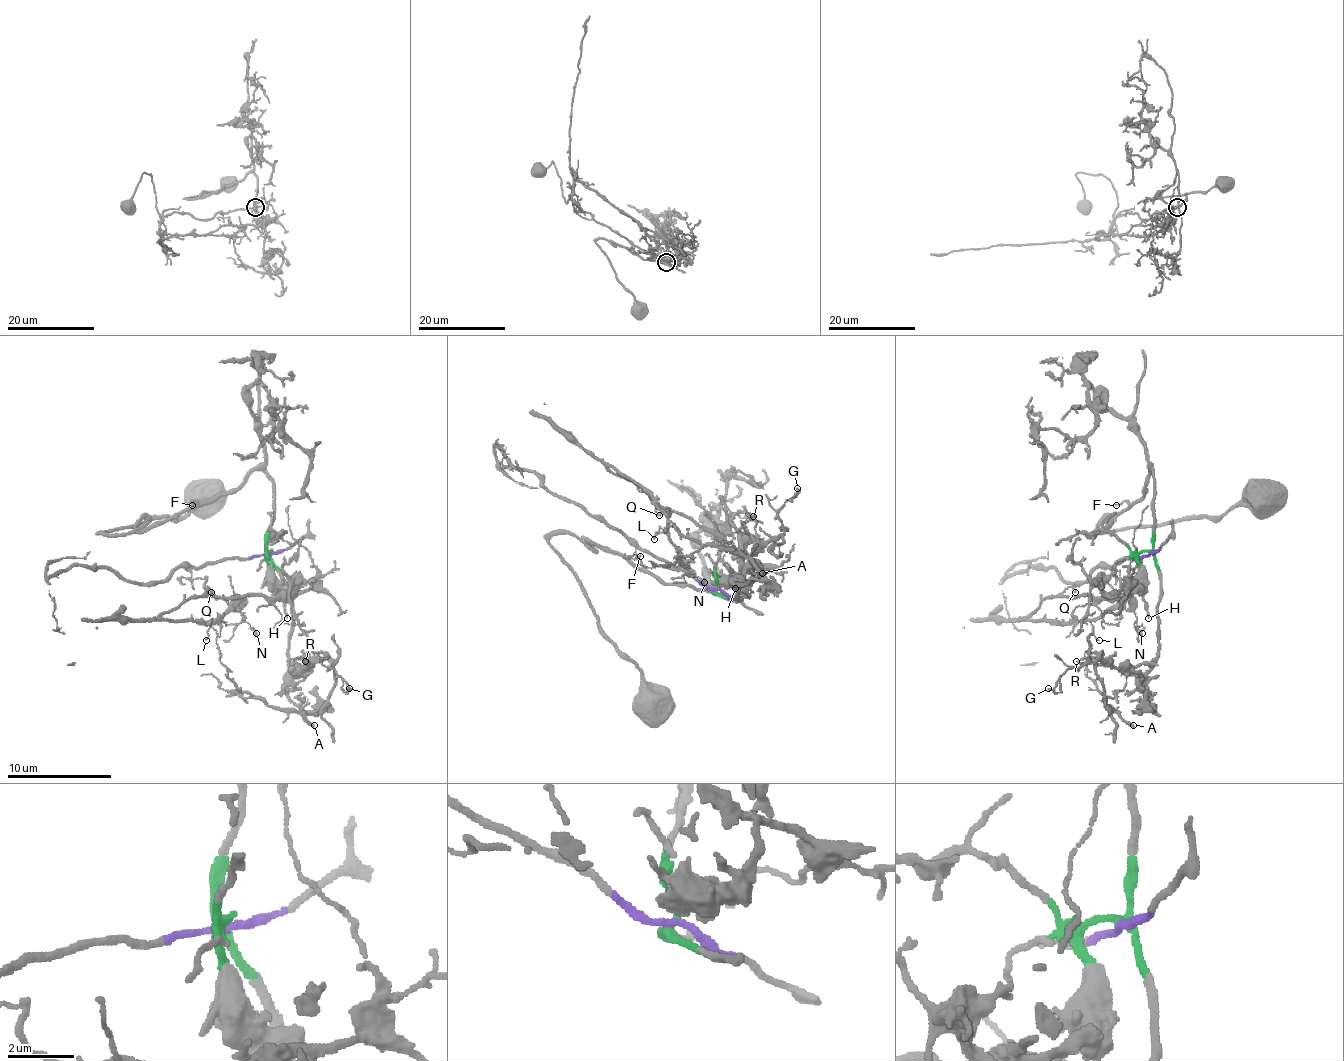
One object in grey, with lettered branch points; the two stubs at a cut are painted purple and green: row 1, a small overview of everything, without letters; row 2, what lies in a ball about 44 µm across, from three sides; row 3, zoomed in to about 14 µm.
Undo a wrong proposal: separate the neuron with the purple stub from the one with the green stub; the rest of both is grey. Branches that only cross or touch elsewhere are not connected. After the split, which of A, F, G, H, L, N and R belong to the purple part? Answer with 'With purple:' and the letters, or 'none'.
With purple: A, L, N

